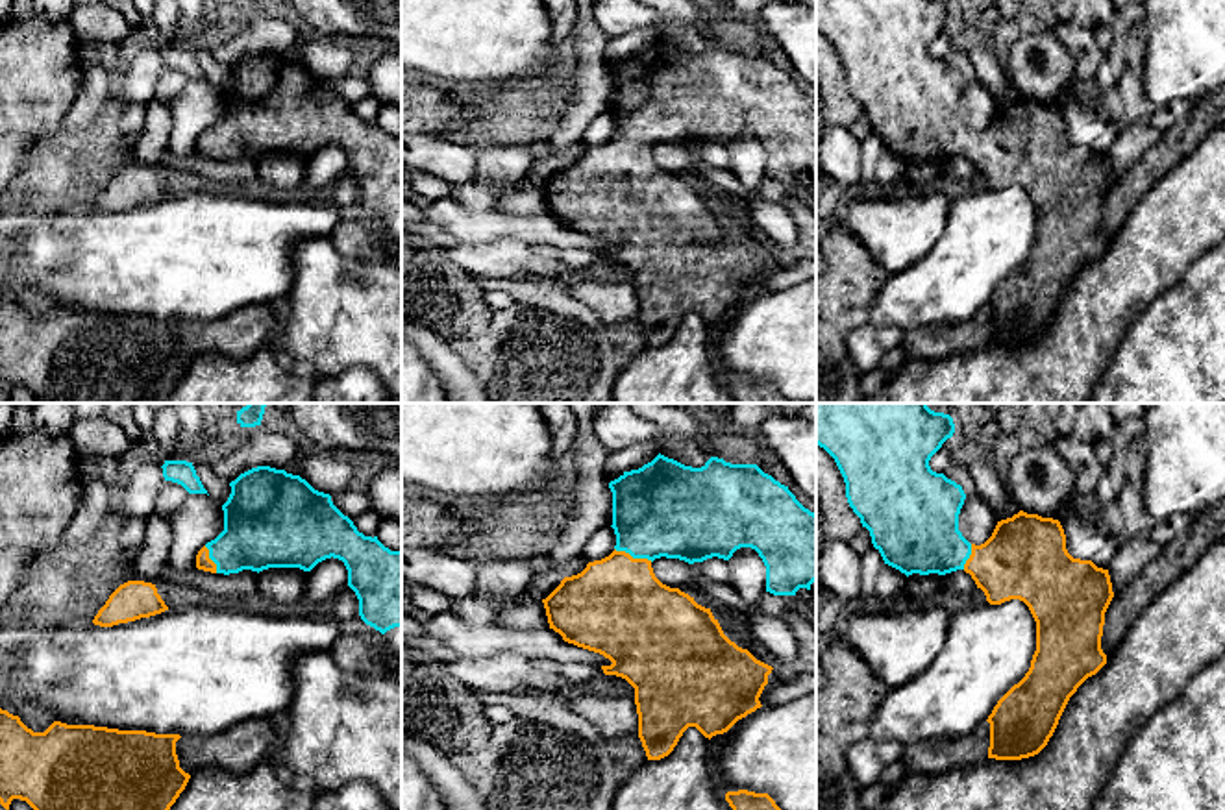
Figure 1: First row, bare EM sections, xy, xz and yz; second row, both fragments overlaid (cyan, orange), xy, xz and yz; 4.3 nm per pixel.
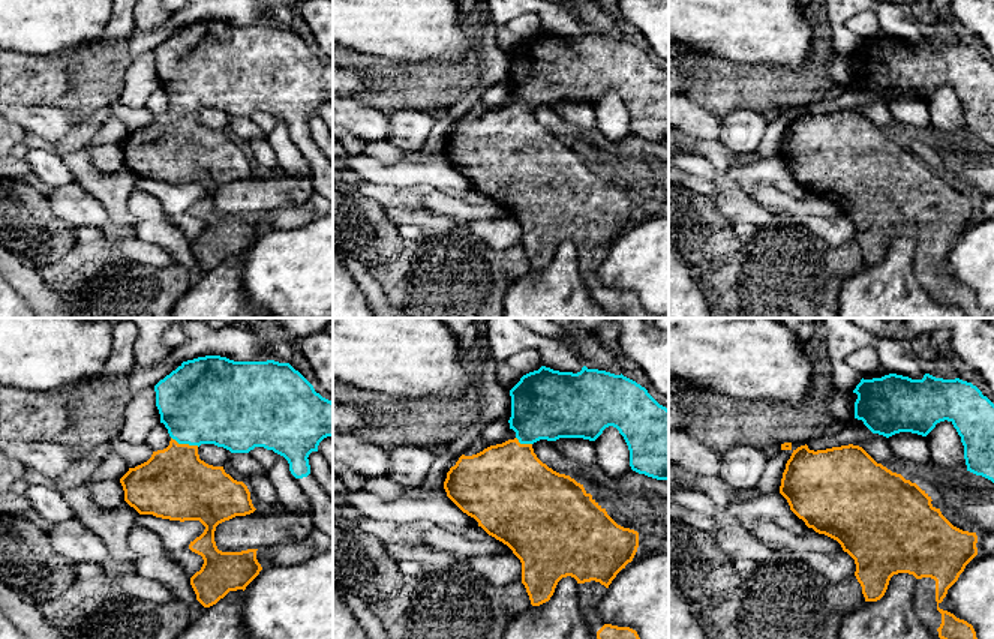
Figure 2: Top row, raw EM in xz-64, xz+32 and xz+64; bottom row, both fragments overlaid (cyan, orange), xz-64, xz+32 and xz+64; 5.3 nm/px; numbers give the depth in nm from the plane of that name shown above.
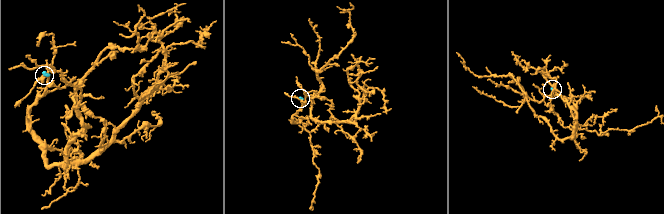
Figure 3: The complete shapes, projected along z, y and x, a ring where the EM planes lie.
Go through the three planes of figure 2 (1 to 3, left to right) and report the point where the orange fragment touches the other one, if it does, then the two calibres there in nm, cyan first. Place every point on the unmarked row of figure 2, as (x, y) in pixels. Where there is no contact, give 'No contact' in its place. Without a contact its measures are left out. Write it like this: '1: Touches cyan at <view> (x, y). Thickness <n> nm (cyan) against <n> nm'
1: Touches cyan at xz-64 (185, 107). Thickness 460 nm (cyan) against 380 nm
2: Touches cyan at xz+32 (523, 107). Thickness 380 nm (cyan) against 460 nm
3: No contact

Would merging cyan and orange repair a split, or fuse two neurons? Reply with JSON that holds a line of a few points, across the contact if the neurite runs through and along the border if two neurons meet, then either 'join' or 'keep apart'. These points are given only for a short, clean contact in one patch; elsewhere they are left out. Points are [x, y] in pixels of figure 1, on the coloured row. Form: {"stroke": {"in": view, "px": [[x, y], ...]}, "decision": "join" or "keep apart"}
{"stroke": {"in": "xz", "px": [[665, 509], [646, 527], [633, 557], [617, 607]]}, "decision": "join"}

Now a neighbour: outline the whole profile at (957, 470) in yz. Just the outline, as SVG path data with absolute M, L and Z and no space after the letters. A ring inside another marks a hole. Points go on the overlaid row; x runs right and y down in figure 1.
M966 457L955 459L946 470L944 475L957 485L962 486L966 497L977 496L975 483L971 481L968 468L966 468Z

